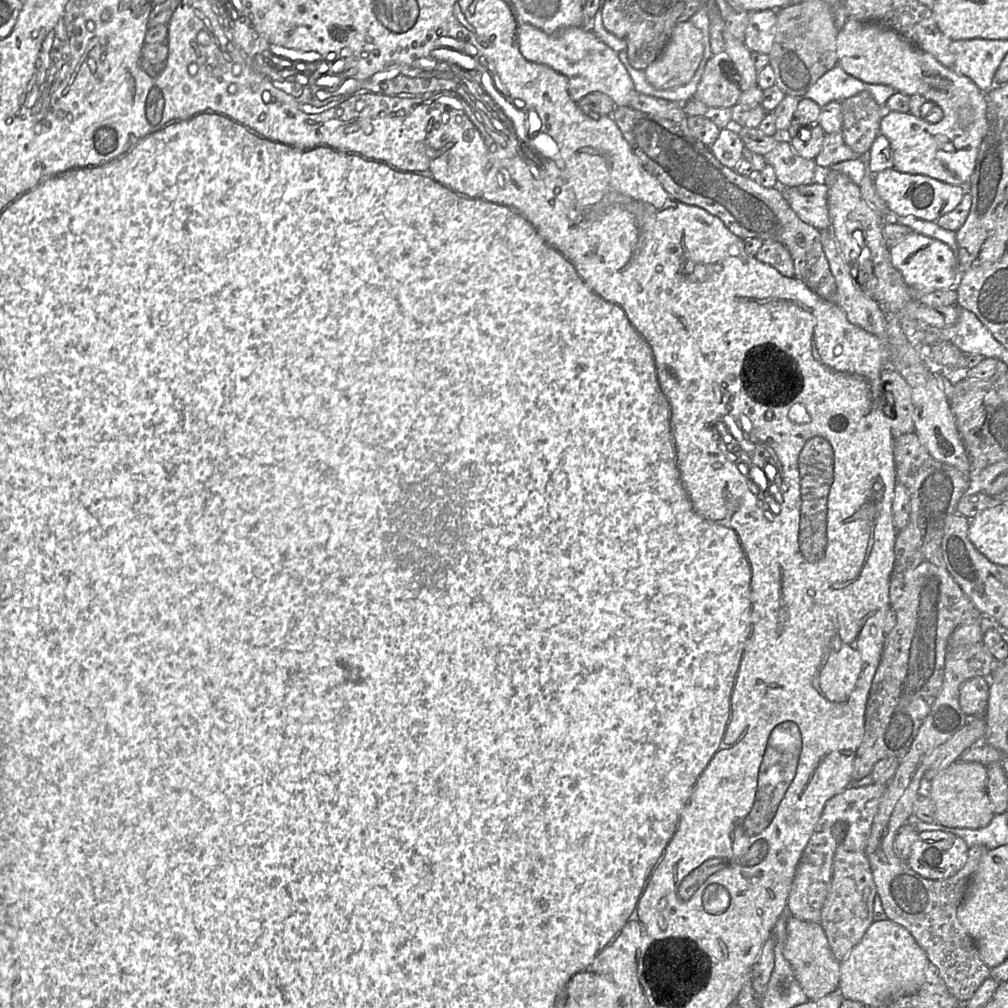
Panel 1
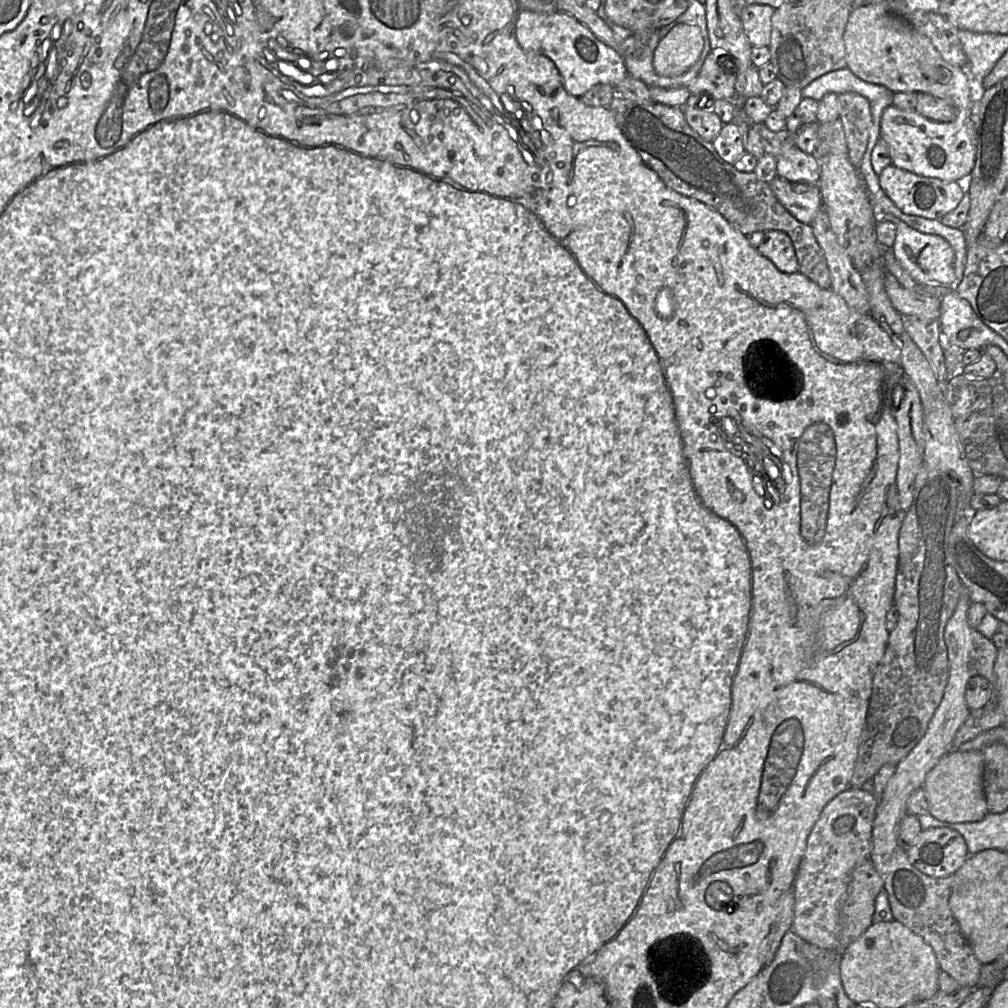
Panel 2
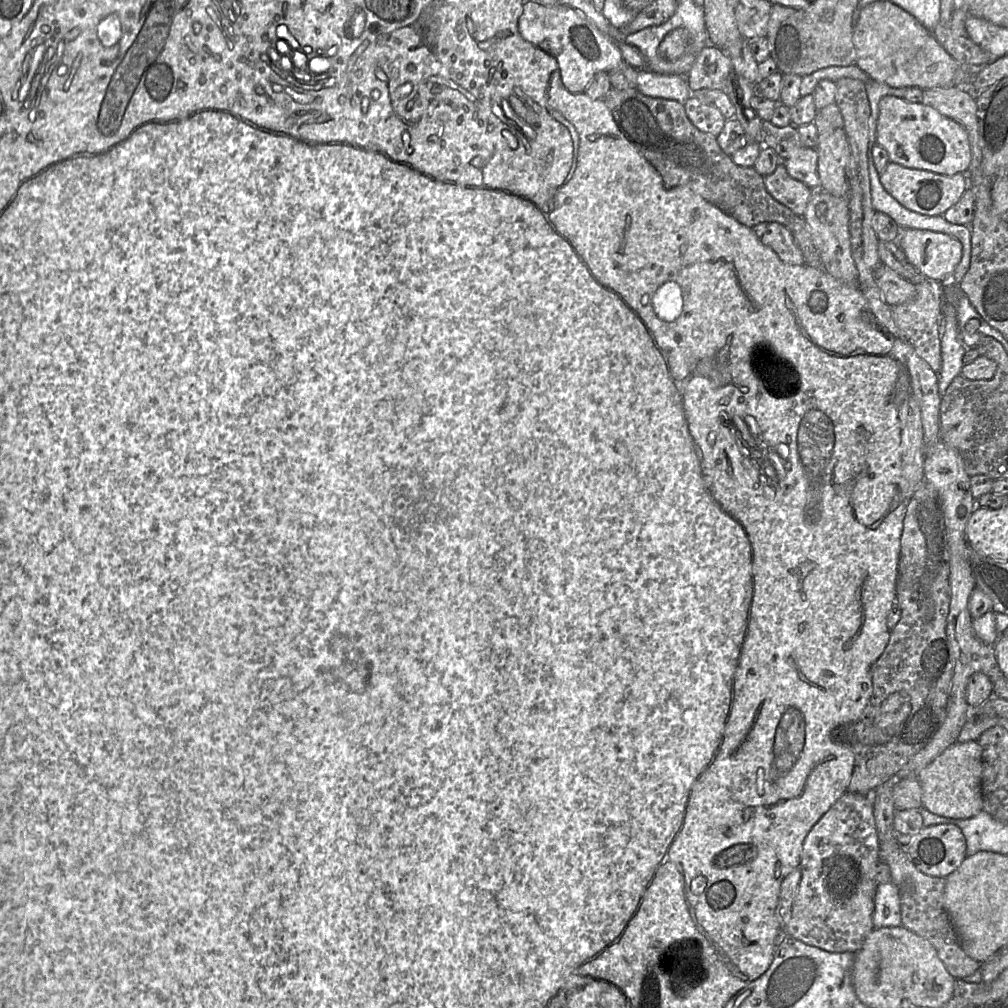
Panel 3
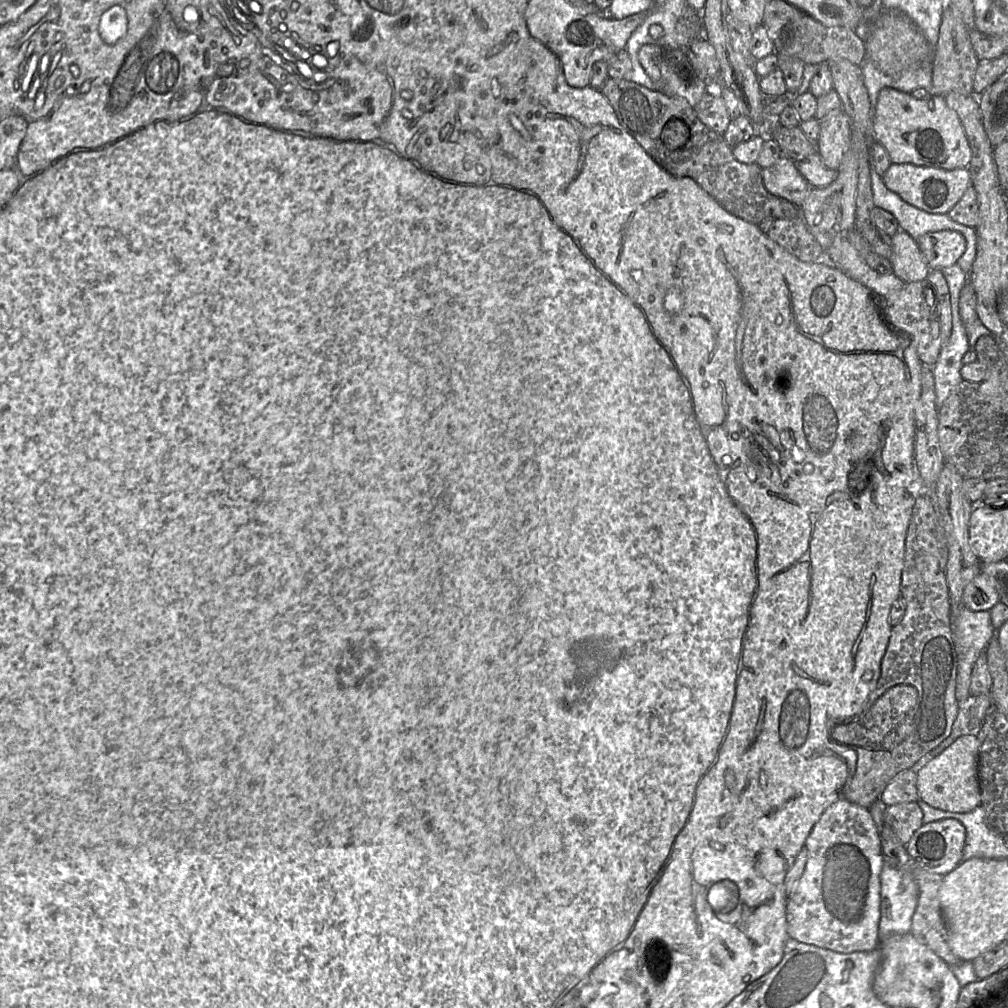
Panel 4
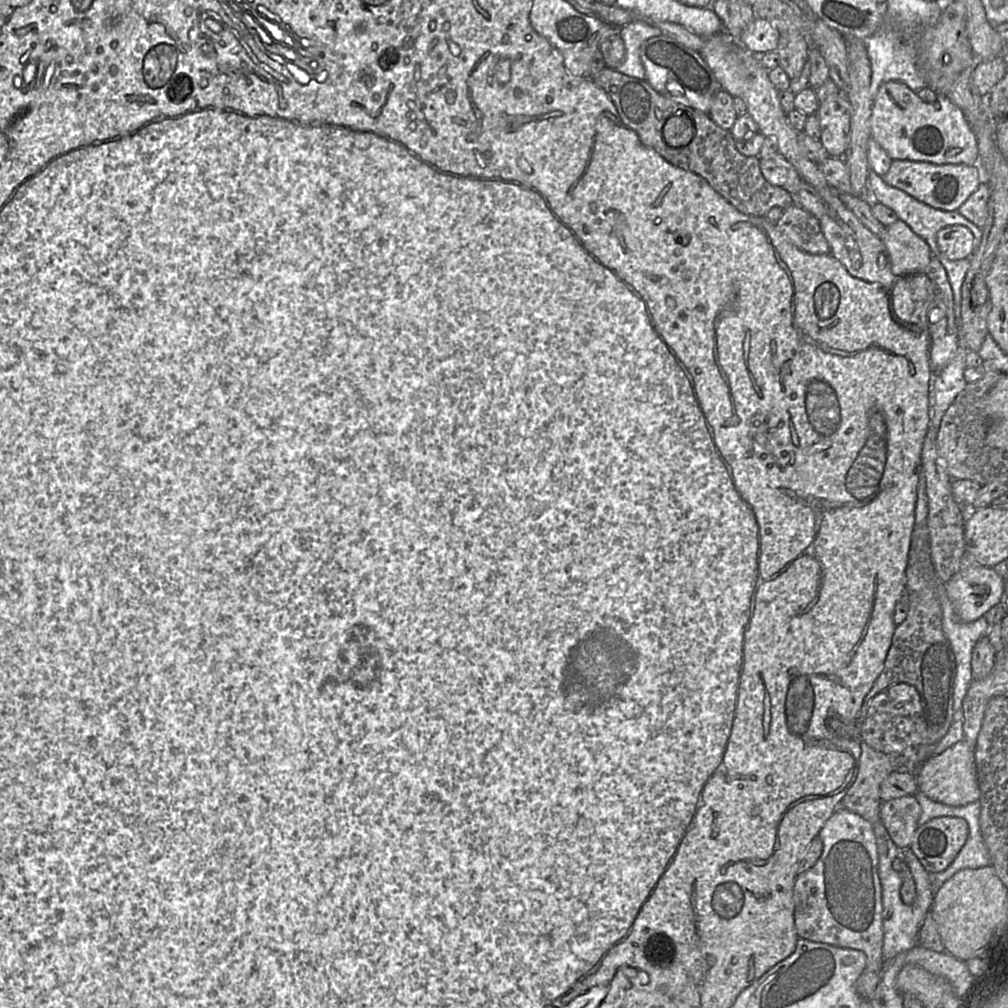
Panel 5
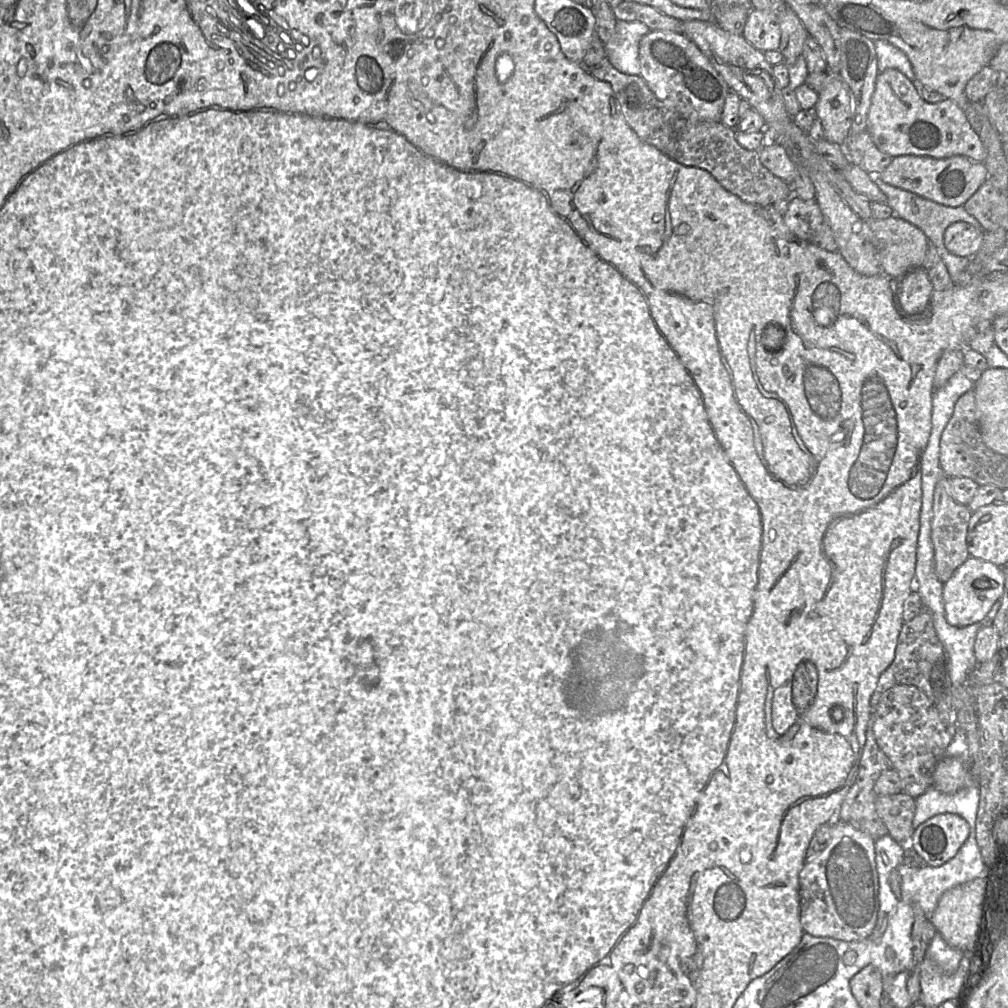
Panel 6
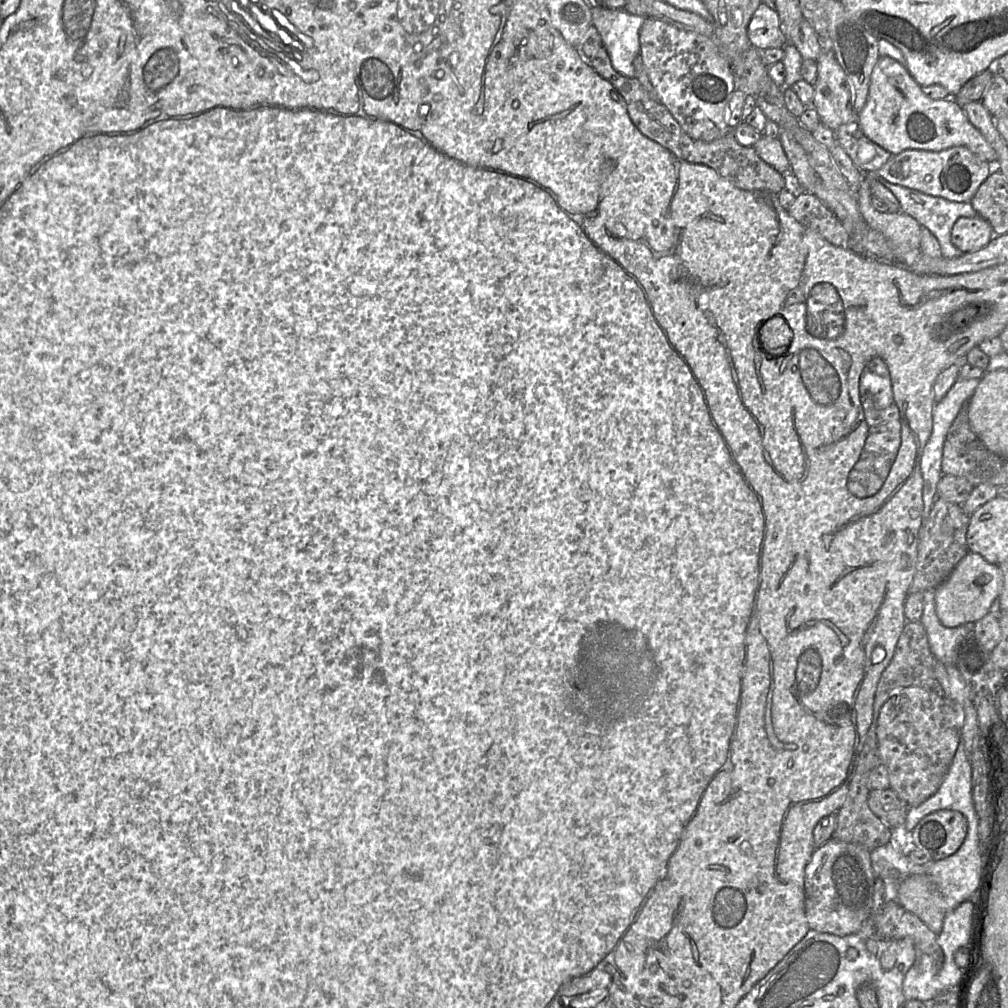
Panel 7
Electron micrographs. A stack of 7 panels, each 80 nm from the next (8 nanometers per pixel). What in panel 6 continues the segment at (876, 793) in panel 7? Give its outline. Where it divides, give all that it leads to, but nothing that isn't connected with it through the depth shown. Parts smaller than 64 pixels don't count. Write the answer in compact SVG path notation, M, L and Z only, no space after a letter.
M900 792L893 795L878 795L875 798L877 814L885 824L888 834L900 845L908 845L914 832L915 799Z

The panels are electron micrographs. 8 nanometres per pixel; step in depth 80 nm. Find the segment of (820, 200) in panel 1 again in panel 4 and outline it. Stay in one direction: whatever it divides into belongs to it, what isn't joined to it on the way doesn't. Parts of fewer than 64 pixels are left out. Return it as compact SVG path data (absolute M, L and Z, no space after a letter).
M780 157L775 164L761 168L764 187L771 194L784 198L800 208L810 185L799 173L796 163Z

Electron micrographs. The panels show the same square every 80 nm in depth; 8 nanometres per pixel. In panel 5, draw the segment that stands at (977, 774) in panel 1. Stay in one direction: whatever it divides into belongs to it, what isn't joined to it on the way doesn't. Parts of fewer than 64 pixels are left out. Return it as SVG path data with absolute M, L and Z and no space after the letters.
M963 739L942 753L924 761L916 771L918 790L933 801L949 806L965 806L980 798L980 788L975 762L975 749Z

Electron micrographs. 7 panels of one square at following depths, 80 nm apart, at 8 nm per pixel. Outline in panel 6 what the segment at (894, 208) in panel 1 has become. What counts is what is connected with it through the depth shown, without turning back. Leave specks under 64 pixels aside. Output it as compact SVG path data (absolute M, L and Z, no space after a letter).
M900 155L893 157L880 173L880 178L887 184L950 207L963 205L987 177L987 169L982 162L961 155L946 158Z

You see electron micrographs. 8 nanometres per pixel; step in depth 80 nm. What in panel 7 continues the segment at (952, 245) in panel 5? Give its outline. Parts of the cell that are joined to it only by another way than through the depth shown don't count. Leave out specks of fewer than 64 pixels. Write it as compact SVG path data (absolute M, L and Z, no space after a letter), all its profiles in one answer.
M979 215L960 217L951 229L951 242L963 253L981 249L993 236L991 225Z

